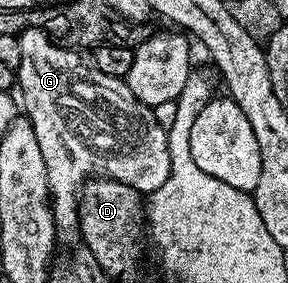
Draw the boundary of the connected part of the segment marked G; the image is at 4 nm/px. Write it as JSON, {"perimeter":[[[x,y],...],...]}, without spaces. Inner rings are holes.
{"perimeter":[[[28,29],[18,35],[19,44],[21,45],[21,61],[17,68],[17,91],[23,94],[23,103],[21,99],[21,107],[25,110],[25,118],[33,125],[33,133],[37,137],[37,145],[41,145],[41,157],[45,157],[45,169],[47,170],[47,189],[51,196],[51,212],[53,213],[53,221],[55,222],[55,238],[60,244],[71,243],[75,245],[80,242],[79,234],[79,193],[83,189],[86,181],[92,177],[101,177],[116,179],[124,182],[125,185],[132,186],[133,189],[140,193],[150,193],[161,189],[161,185],[165,185],[165,181],[169,177],[169,169],[171,168],[169,141],[167,140],[168,128],[159,124],[159,119],[154,110],[146,107],[144,103],[129,89],[129,85],[124,80],[117,77],[109,77],[109,73],[101,73],[101,69],[95,67],[94,62],[90,58],[87,59],[86,54],[80,53],[78,50],[61,47],[50,39],[41,29]]]}

